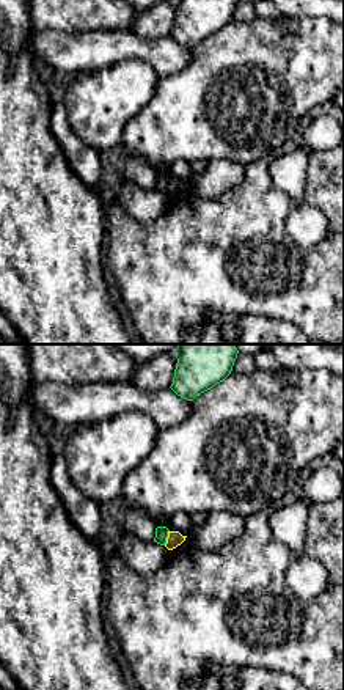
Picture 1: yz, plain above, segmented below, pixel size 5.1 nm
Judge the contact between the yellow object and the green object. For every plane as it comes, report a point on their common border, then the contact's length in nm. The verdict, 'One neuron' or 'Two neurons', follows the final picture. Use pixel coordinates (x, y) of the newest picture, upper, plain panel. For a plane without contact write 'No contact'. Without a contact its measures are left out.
Touches yellow at (167, 186). Shared border 80 nm

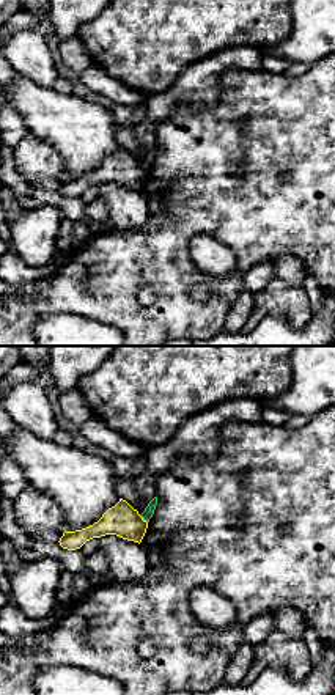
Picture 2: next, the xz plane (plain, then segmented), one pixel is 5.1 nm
Touches yellow at (142, 167). Shared border 60 nm

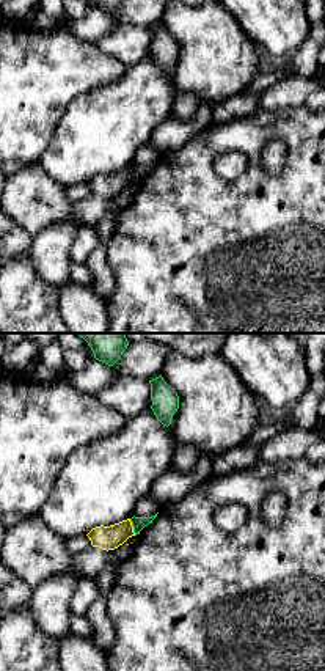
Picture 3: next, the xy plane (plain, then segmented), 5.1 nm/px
Touches yellow at (132, 175). Shared border 90 nm

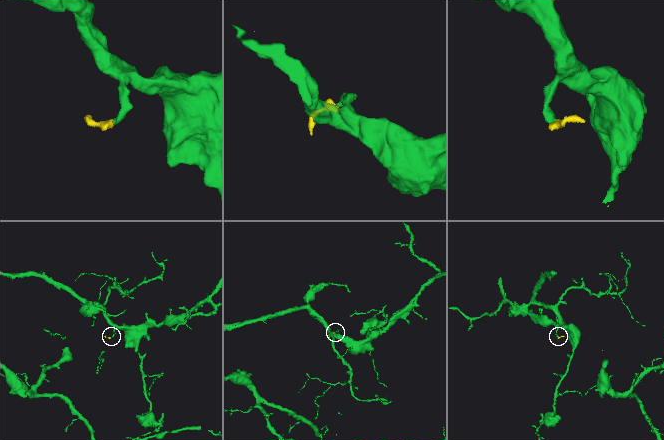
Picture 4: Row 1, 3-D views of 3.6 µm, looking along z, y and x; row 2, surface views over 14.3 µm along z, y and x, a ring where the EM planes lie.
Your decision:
Two neurons

